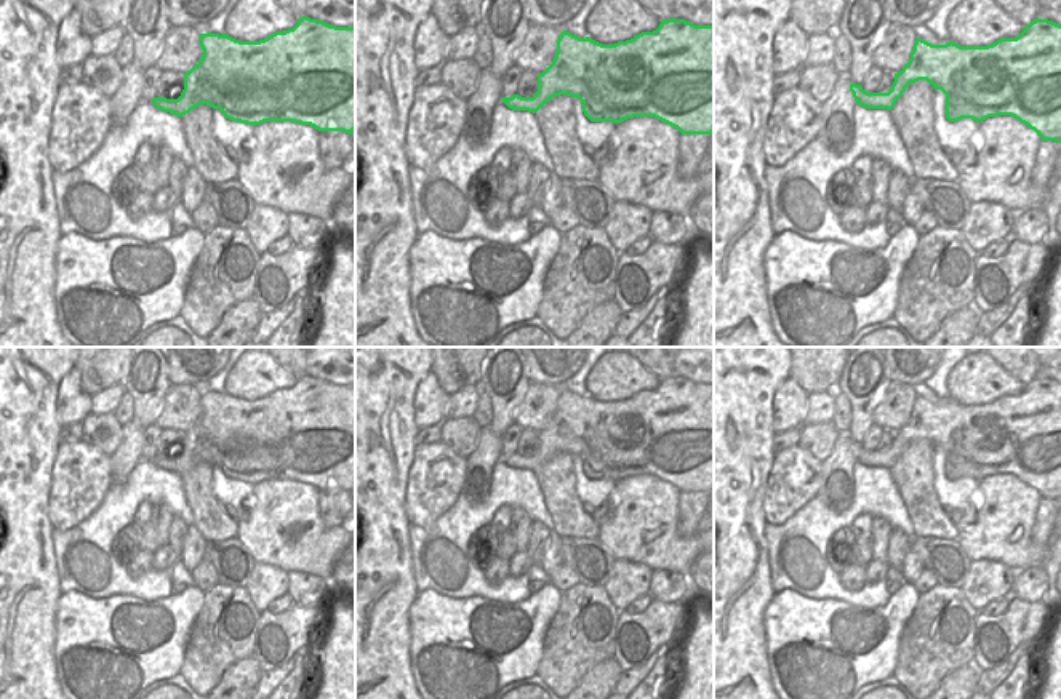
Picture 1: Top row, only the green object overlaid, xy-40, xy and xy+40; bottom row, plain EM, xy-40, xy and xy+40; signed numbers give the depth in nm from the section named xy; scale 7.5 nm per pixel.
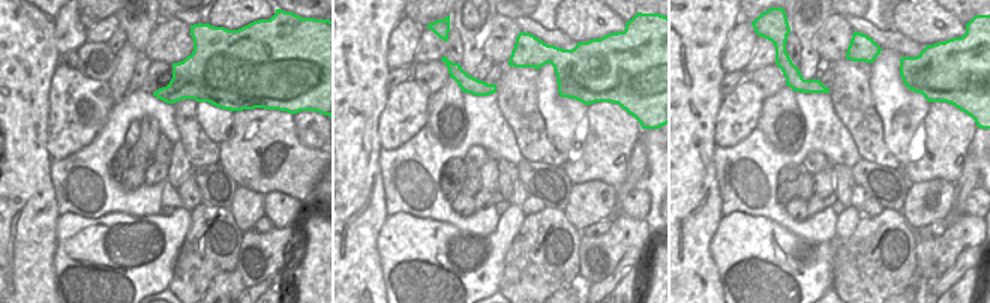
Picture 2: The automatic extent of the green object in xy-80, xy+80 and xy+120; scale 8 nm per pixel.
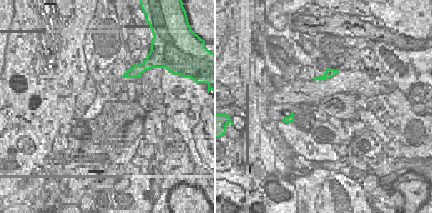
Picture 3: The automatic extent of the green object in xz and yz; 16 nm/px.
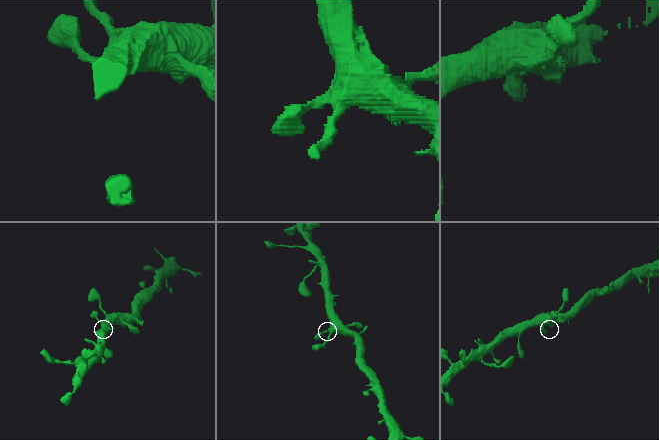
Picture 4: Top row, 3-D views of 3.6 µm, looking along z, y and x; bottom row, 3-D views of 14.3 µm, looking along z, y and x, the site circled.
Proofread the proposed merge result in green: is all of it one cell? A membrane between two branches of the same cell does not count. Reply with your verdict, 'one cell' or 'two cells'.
one cell

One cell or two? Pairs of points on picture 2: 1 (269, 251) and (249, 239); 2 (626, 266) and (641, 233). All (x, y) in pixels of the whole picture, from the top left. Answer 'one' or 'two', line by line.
1: one
2: two

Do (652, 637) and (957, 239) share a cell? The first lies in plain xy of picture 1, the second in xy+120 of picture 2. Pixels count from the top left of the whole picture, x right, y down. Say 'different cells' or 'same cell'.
same cell

